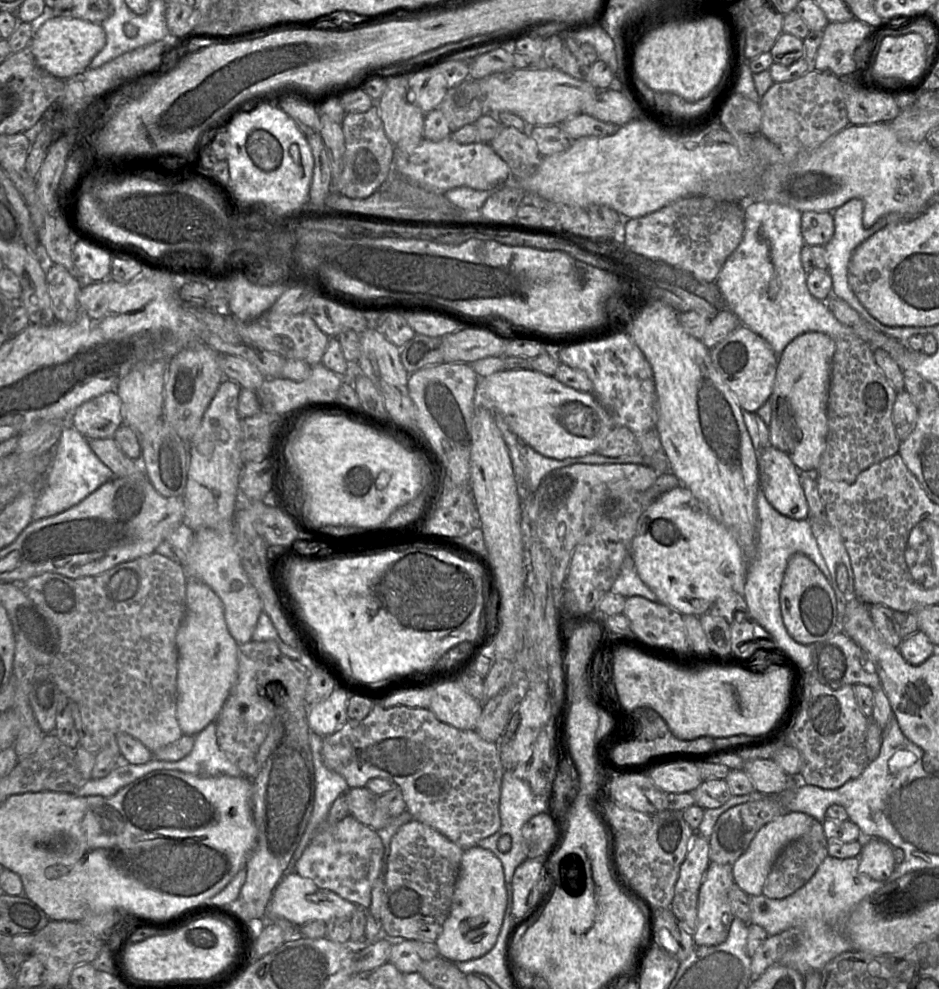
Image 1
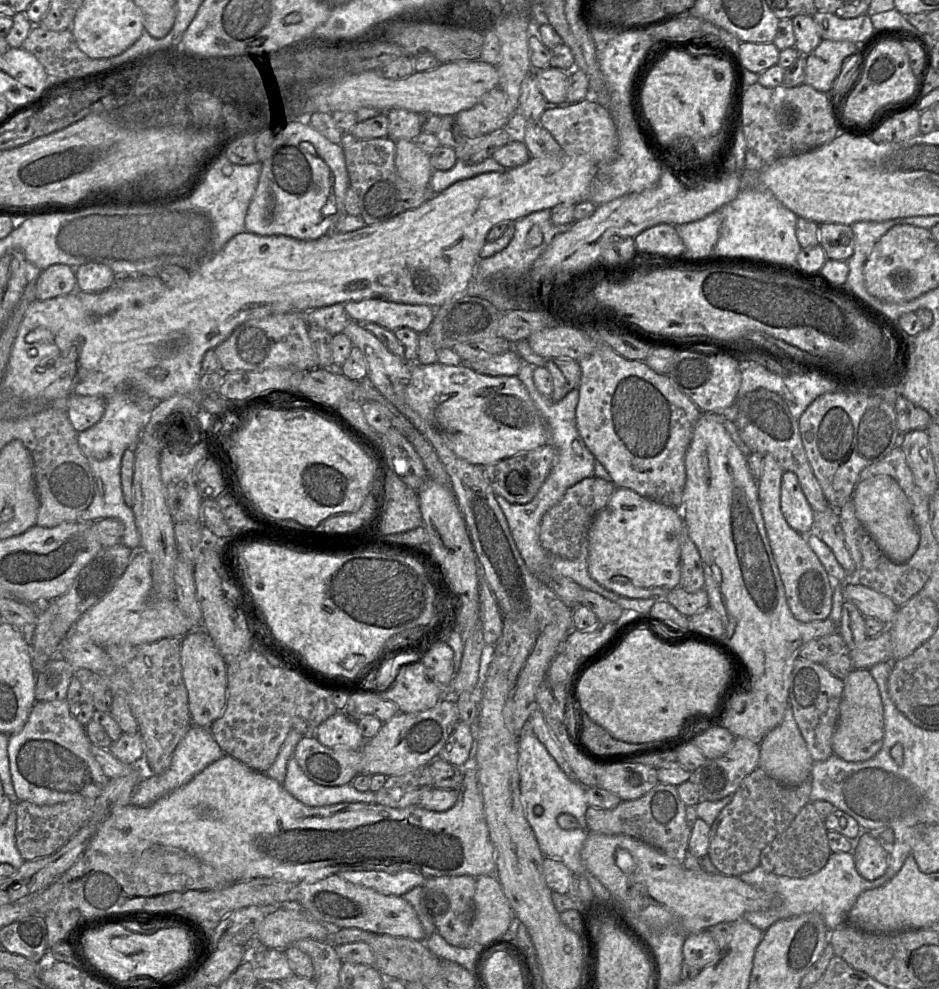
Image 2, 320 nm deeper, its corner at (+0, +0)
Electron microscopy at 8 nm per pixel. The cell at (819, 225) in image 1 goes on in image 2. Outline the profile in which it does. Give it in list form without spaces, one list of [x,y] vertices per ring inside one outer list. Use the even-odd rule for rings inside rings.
[[[819,225],[819,245],[824,249],[827,259],[847,261],[854,252],[854,244],[854,234],[850,225]]]

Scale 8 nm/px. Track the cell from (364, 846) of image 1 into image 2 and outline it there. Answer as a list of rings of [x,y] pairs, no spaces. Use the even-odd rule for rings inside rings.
[[[408,870],[396,873],[384,871],[342,871],[337,873],[342,879],[356,885],[371,888],[384,895],[402,896],[411,889],[423,886],[428,877]]]

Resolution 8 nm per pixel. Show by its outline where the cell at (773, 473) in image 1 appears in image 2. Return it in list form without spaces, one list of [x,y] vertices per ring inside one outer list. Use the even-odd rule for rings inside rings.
[[[784,471],[780,489],[781,512],[791,528],[801,535],[812,532],[814,512],[808,503],[798,477],[792,471]]]

